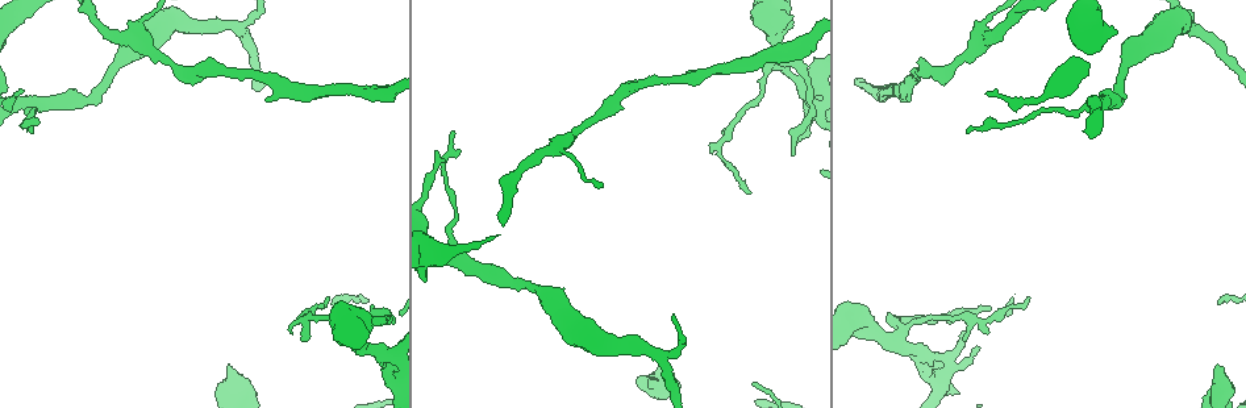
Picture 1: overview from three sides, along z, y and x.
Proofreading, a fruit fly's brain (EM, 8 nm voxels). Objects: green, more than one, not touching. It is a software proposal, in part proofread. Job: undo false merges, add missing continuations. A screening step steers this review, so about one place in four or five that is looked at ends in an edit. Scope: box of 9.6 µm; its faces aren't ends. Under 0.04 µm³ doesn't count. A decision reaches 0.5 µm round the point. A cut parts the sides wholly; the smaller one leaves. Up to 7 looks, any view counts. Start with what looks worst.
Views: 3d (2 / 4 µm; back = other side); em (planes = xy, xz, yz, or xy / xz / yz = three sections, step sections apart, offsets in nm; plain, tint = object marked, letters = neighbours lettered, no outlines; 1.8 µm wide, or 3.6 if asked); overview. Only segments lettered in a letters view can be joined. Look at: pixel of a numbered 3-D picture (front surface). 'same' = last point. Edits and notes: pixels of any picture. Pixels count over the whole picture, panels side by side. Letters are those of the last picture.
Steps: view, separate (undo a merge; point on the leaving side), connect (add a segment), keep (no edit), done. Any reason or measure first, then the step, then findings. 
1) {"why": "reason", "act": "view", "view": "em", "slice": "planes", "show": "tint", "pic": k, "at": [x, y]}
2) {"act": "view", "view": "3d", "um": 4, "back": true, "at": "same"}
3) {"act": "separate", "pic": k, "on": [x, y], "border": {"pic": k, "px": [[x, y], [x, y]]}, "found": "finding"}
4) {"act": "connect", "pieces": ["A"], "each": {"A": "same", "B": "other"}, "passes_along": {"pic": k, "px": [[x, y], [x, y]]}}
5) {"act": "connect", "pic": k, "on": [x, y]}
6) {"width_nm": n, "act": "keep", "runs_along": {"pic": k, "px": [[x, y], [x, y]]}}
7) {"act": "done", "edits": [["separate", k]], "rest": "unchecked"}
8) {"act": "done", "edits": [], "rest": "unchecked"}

{"why": "free end", "act": "view", "view": "3d", "um": 4, "pic": 1, "at": [268, 99]}

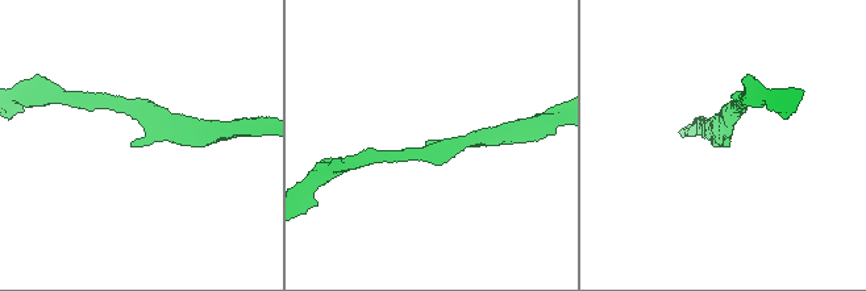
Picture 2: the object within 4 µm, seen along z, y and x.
{"why": "need the tissue", "act": "view", "view": "em", "slice": "xy", "step": 4, "show": "tint", "pic": 2, "at": [431, 140]}

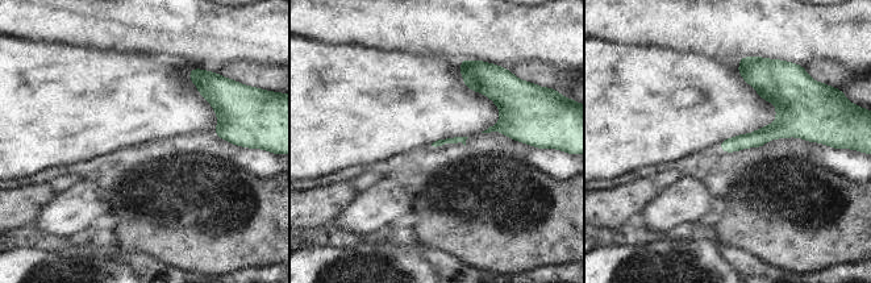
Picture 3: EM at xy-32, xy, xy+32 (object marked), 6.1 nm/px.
{"act": "view", "view": "em", "slice": "planes", "show": "letters", "at": "same"}

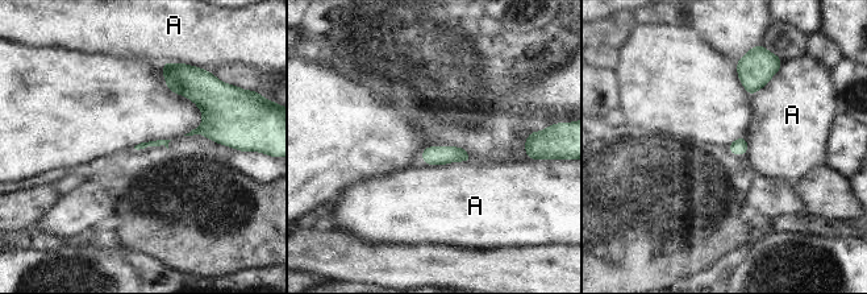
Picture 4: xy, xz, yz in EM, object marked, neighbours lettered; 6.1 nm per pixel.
{"act": "keep", "each": {"A": "other"}, "found": "no lettered segment goes on from it"}

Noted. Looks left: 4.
{"why": "calibre changes", "act": "view", "view": "em", "slice": "planes", "show": "letters", "pic": 1, "at": [233, 391]}

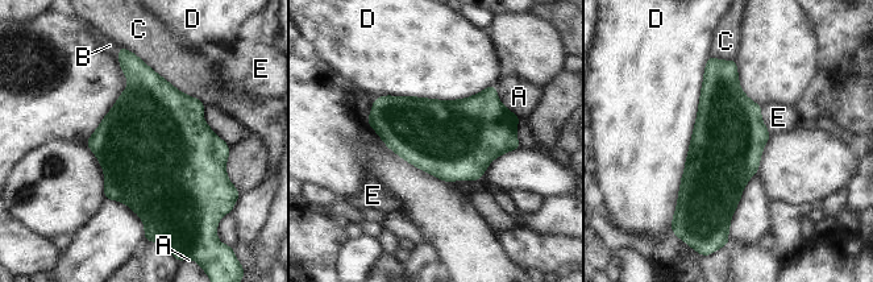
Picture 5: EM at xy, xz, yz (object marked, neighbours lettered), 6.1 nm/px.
{"act": "connect", "pic": 5, "on": [109, 45], "each": {"A": "other", "B": "same", "C": "other", "D": "other", "E": "other"}, "passes_along": {"pic": 5, "px": [[145, 87], [119, 56], [109, 45]]}, "found": "it goes on there"}

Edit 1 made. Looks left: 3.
{"act": "view", "view": "overview"}

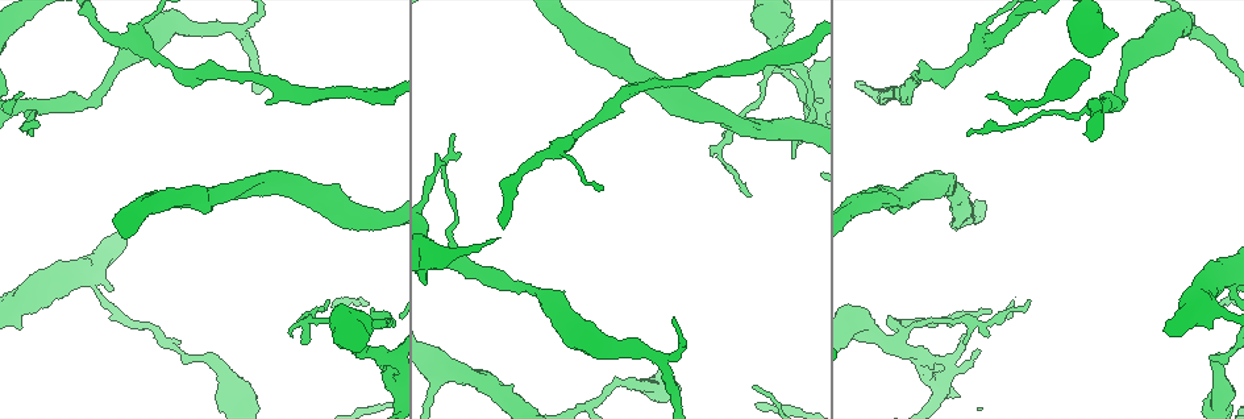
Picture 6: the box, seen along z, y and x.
{"act": "view", "view": "3d", "um": 4, "pic": 6, "at": [372, 309]}

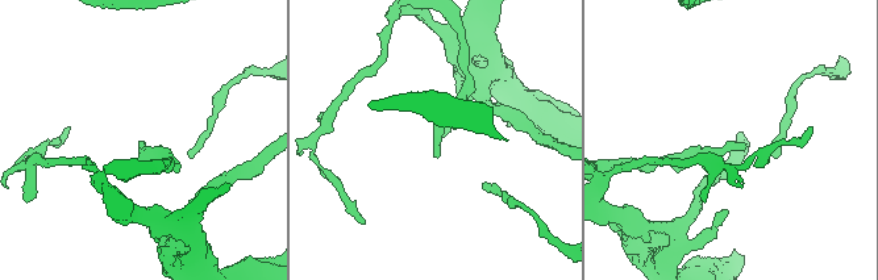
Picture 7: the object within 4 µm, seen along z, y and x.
{"why": "shape alone is not enough", "act": "view", "view": "em", "slice": "planes", "show": "letters", "pic": 7, "at": [740, 150]}

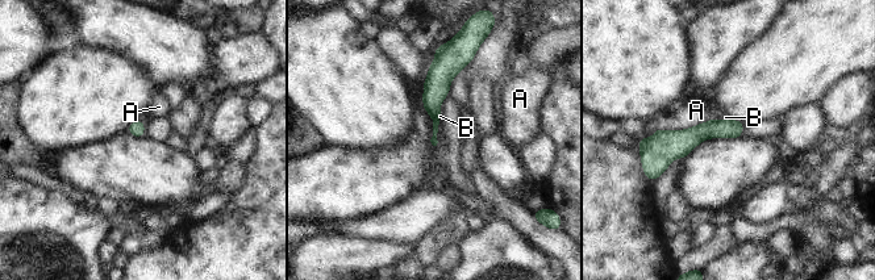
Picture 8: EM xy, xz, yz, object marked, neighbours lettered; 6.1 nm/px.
{"act": "connect", "pic": 8, "on": [145, 118], "each": {"A": "other", "B": "same"}, "found": "the neuron continues"}

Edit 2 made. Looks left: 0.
{"act": "done", "edits": [["connect", 5], ["connect", 8]], "rest": "unchecked"}

